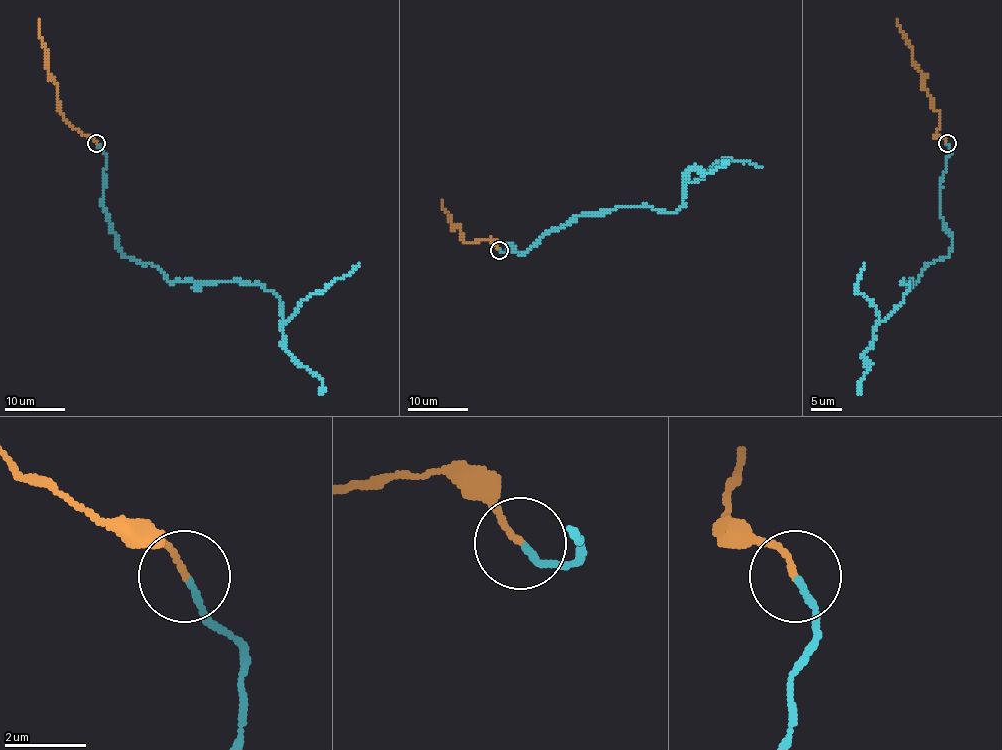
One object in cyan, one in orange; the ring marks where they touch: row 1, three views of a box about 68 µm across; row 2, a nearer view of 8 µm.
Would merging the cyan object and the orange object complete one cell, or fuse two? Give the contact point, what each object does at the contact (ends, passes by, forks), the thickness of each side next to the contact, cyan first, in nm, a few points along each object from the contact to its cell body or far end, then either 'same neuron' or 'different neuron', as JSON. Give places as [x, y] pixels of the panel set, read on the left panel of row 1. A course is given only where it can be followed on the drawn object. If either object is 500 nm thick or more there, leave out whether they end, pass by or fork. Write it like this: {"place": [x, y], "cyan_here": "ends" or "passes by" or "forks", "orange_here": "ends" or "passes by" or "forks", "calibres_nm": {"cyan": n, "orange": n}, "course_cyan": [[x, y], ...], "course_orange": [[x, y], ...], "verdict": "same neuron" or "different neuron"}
{"place": [96, 143], "cyan_here": "ends", "orange_here": "ends", "calibres_nm": {"cyan": 140, "orange": 130}, "course_cyan": [[98, 143], [101, 204], [116, 247], [169, 280], [260, 283], [285, 323], [358, 264]], "course_orange": [[96, 143], [67, 122], [58, 107], [58, 87], [47, 70], [47, 51], [40, 35], [40, 20]], "verdict": "same neuron"}

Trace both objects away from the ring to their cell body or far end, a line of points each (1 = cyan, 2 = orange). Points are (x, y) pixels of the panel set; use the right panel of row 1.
1: (946, 143), (940, 213), (951, 251), (902, 280), (901, 303), (878, 323), (875, 305), (857, 291), (864, 264)
2: (946, 143), (936, 134), (939, 113), (924, 87), (913, 61), (913, 51), (896, 20)

